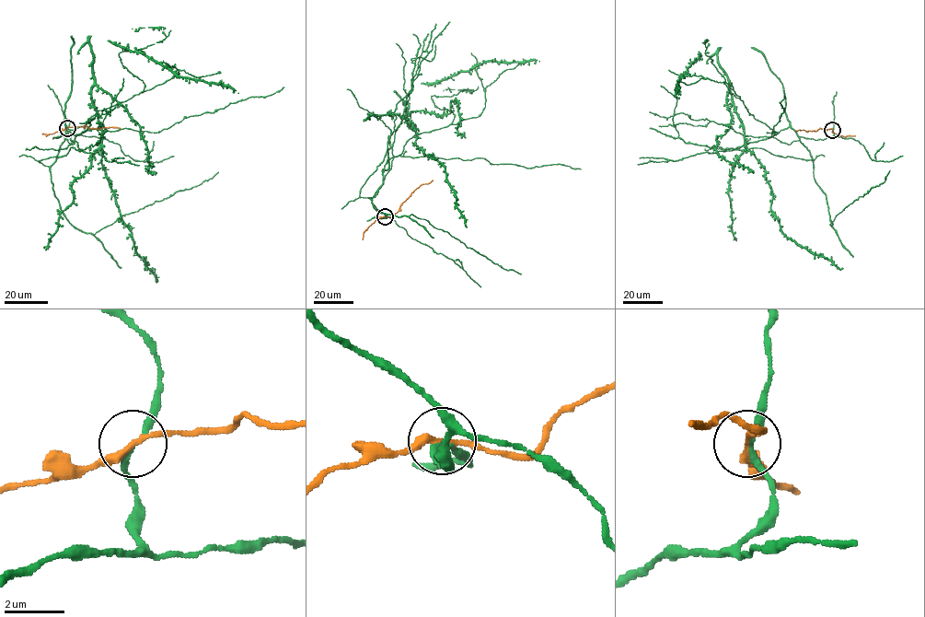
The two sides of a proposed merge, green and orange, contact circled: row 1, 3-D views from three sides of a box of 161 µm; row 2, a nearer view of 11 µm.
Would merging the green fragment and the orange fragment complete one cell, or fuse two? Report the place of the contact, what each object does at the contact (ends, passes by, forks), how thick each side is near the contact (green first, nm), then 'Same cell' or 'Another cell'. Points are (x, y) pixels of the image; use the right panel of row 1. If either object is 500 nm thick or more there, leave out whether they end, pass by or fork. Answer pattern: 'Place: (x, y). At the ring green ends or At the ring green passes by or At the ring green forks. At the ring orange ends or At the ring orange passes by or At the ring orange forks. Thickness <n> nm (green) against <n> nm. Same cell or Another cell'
Place: (832, 130). At the ring green passes by. At the ring orange passes by. Thickness 170 nm (green) against 200 nm. Another cell

